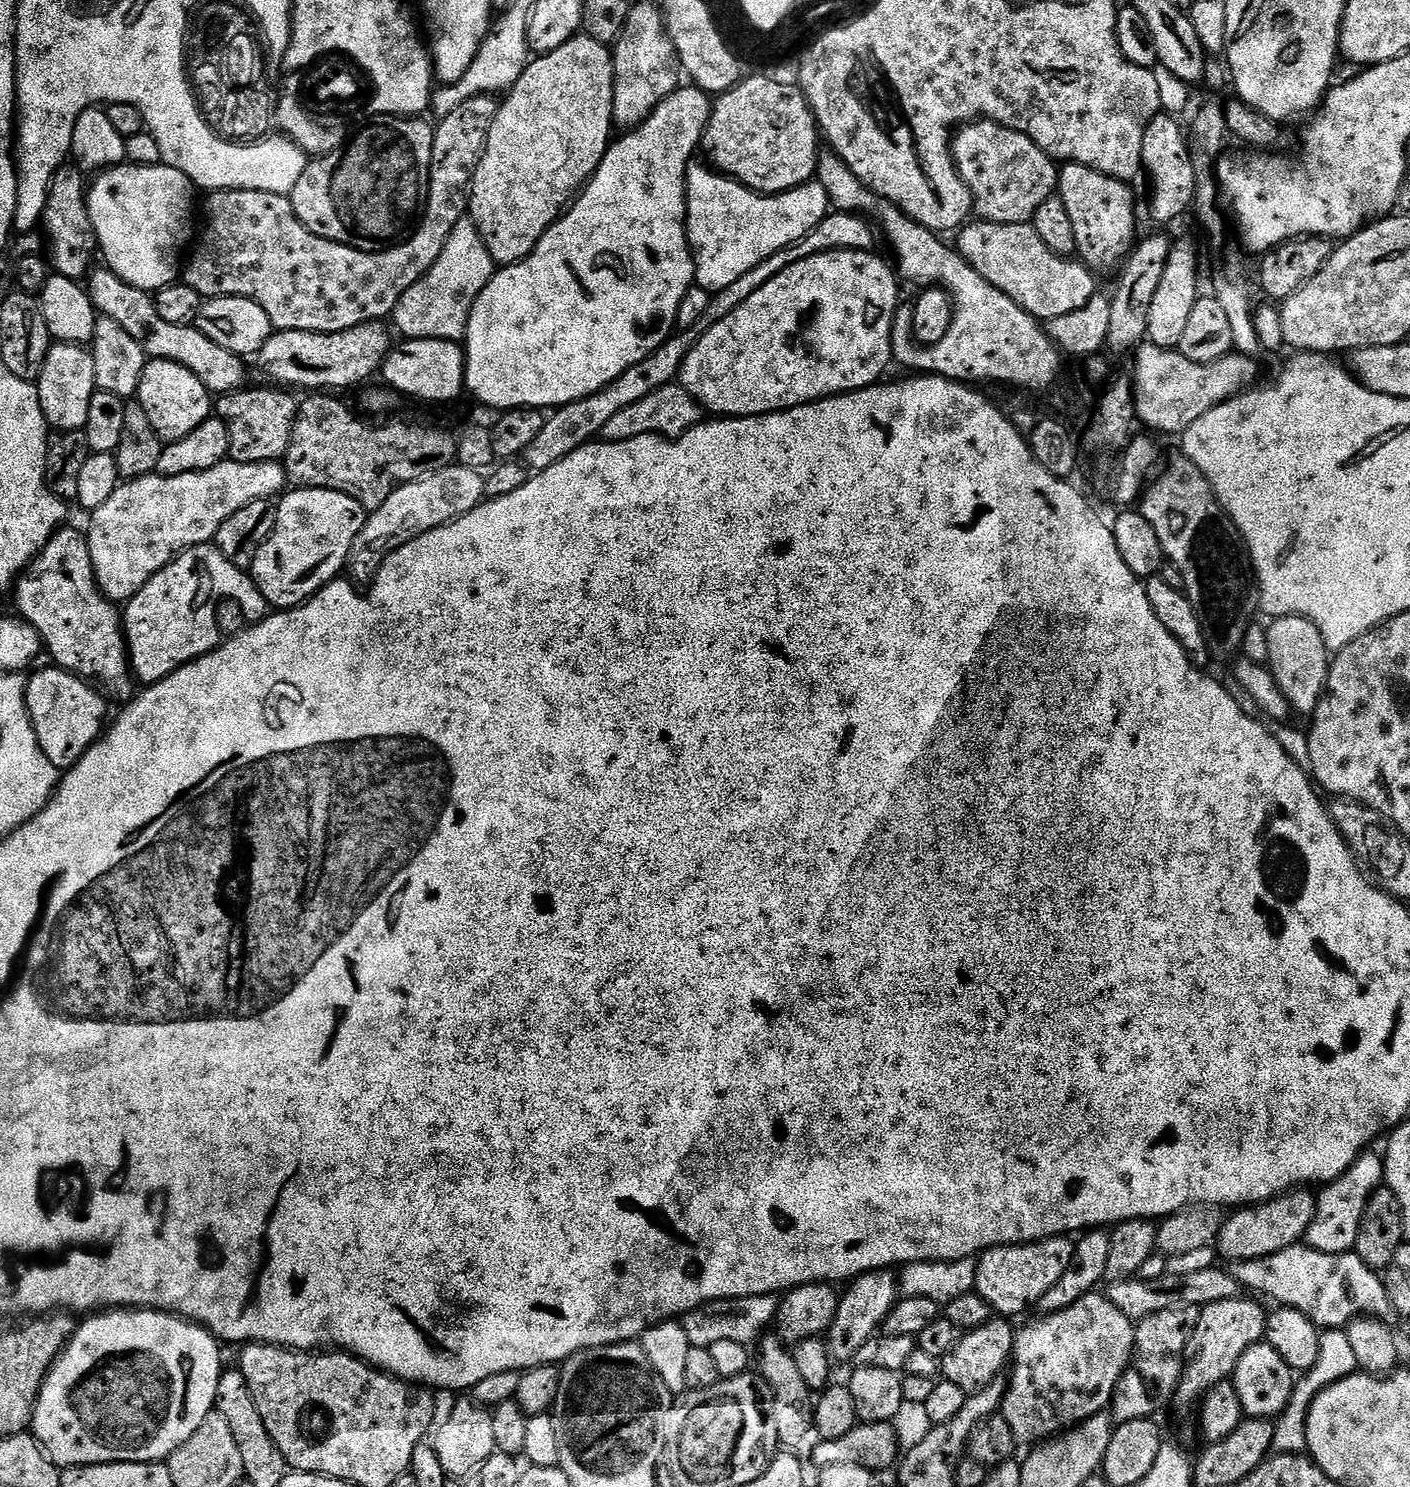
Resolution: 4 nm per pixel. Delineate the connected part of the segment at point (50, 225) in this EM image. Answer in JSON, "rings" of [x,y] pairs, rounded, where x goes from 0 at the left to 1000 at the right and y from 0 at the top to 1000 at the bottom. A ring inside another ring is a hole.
{"rings":[[[46,112],[40,114],[34,128],[34,138],[30,149],[30,159],[31,161],[34,161],[33,172],[36,182],[40,186],[56,189],[59,189],[65,183],[65,174],[70,172],[68,158],[62,143],[62,126],[60,120],[60,116],[56,112]]]}

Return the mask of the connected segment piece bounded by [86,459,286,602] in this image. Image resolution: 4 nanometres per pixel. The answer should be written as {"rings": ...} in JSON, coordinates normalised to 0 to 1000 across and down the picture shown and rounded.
{"rings":[[[162,309],[145,317],[126,320],[109,319],[86,325],[85,328],[81,330],[81,332],[78,332],[78,336],[65,345],[63,350],[65,350],[63,351],[62,355],[61,354],[64,375],[67,378],[68,391],[72,399],[80,405],[93,403],[95,399],[98,399],[98,397],[101,397],[101,394],[104,394],[104,391],[106,391],[106,389],[109,389],[109,386],[112,386],[112,383],[124,377],[131,369],[138,369],[140,366],[150,366],[157,351],[160,351],[163,346],[172,343],[172,340],[177,338],[198,334],[202,328],[201,311],[170,312]]]}

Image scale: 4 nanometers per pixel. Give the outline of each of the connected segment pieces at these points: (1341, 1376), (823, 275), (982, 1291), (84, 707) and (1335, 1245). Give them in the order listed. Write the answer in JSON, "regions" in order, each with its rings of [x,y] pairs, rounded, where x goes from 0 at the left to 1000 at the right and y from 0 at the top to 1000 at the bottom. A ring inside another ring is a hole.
{"regions":[[[[943,893],[937,895],[935,916],[932,916],[932,919],[929,919],[929,921],[924,923],[917,930],[915,943],[904,956],[905,962],[904,963],[902,976],[905,978],[912,976],[924,977],[928,973],[928,952],[932,940],[935,937],[938,937],[938,935],[940,935],[945,931],[948,931],[950,928],[954,928],[955,925],[960,925],[962,922],[960,908],[957,906],[957,900],[955,895],[952,893]]],[[[594,168],[592,169],[584,169],[579,172],[572,174],[569,176],[563,176],[555,184],[546,187],[543,192],[535,195],[526,206],[523,206],[512,217],[509,217],[502,224],[491,233],[489,238],[485,241],[485,245],[482,247],[481,258],[494,268],[500,278],[507,278],[511,281],[524,281],[526,280],[543,280],[547,277],[556,277],[558,274],[565,274],[567,272],[577,272],[578,269],[584,269],[587,266],[597,266],[599,264],[609,264],[611,261],[616,261],[622,258],[624,253],[630,247],[633,242],[633,217],[635,213],[635,208],[639,204],[638,194],[636,184],[632,180],[630,181],[623,173],[621,169],[613,168],[605,169],[604,168]]],[[[757,831],[744,831],[743,834],[733,834],[728,837],[709,837],[707,839],[699,839],[692,847],[691,869],[699,874],[704,883],[712,886],[723,885],[728,880],[734,880],[739,870],[743,870],[750,863],[756,851],[759,851],[759,846],[762,846],[762,840],[762,836]]],[[[33,449],[29,452],[23,451],[22,453],[23,455],[20,457],[20,463],[17,463],[16,465],[17,476],[21,480],[23,493],[27,496],[33,510],[35,510],[35,512],[41,518],[48,518],[52,516],[60,509],[61,504],[64,504],[64,502],[67,500],[74,492],[75,485],[77,484],[76,473],[77,471],[62,457],[54,455],[51,452],[46,452],[44,449]]],[[[973,774],[965,775],[965,778],[949,793],[935,800],[932,822],[929,822],[926,832],[927,839],[940,843],[952,843],[961,840],[963,824],[966,824],[966,816],[973,804],[982,796],[982,778],[978,774]]]]}

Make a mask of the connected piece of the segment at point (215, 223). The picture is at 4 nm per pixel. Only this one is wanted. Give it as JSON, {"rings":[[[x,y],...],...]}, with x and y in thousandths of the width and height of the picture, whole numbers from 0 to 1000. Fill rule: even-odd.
{"rings":[[[351,64],[337,65],[328,71],[319,74],[319,77],[311,79],[309,84],[308,101],[305,106],[305,122],[304,123],[304,138],[295,155],[285,164],[279,164],[272,169],[266,171],[251,168],[231,160],[226,160],[211,149],[204,132],[191,130],[186,128],[166,128],[165,129],[152,129],[147,133],[148,146],[145,148],[145,157],[138,162],[135,167],[136,173],[133,173],[129,180],[130,190],[140,195],[143,200],[151,199],[168,199],[177,200],[189,208],[194,221],[197,223],[203,222],[217,222],[218,223],[242,223],[251,219],[257,219],[272,216],[277,213],[282,206],[285,198],[300,187],[305,179],[311,176],[319,155],[330,147],[332,142],[333,126],[335,118],[338,116],[338,110],[343,103],[343,96],[348,85],[352,79],[353,67]]]}

